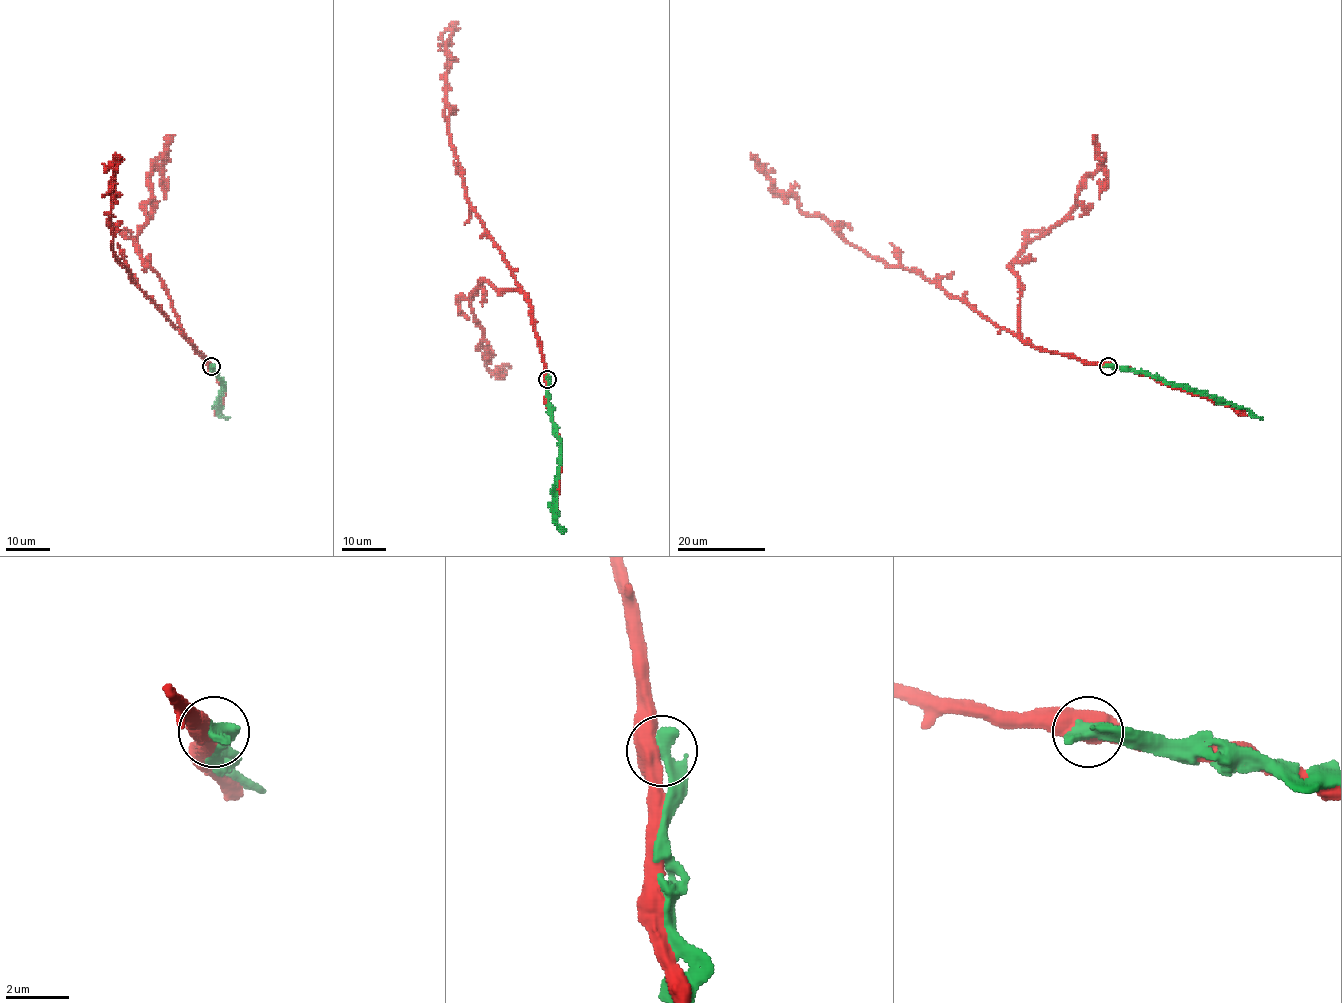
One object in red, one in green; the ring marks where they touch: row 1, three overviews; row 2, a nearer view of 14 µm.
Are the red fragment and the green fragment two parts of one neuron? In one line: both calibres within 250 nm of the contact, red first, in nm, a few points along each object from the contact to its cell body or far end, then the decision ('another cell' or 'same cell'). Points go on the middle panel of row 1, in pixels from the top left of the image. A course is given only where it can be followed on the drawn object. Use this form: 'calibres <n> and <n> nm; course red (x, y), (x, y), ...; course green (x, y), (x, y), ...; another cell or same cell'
calibres 600 and 500 nm; course red (546, 378), (528, 296), (463, 186), (462, 166), (448, 132), (449, 30), (441, 45); course green (548, 378), (550, 418), (562, 453), (555, 489), (555, 523), (564, 533); another cell

